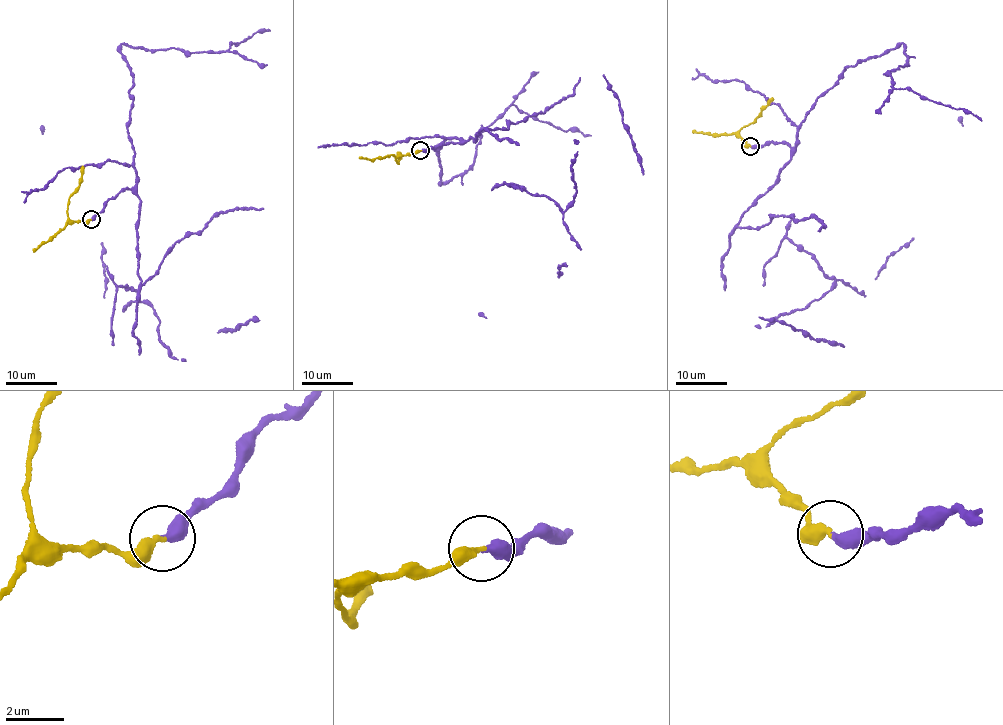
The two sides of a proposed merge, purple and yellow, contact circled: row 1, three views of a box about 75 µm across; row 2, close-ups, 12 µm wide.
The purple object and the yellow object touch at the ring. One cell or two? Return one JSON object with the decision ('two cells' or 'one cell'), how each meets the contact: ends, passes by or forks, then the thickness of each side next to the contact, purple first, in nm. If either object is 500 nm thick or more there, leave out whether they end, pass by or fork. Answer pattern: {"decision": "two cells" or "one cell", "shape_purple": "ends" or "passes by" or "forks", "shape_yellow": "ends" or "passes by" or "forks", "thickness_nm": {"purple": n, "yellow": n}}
{"decision": "one cell", "shape_purple": "ends", "shape_yellow": "ends", "thickness_nm": {"purple": 380, "yellow": 320}}

